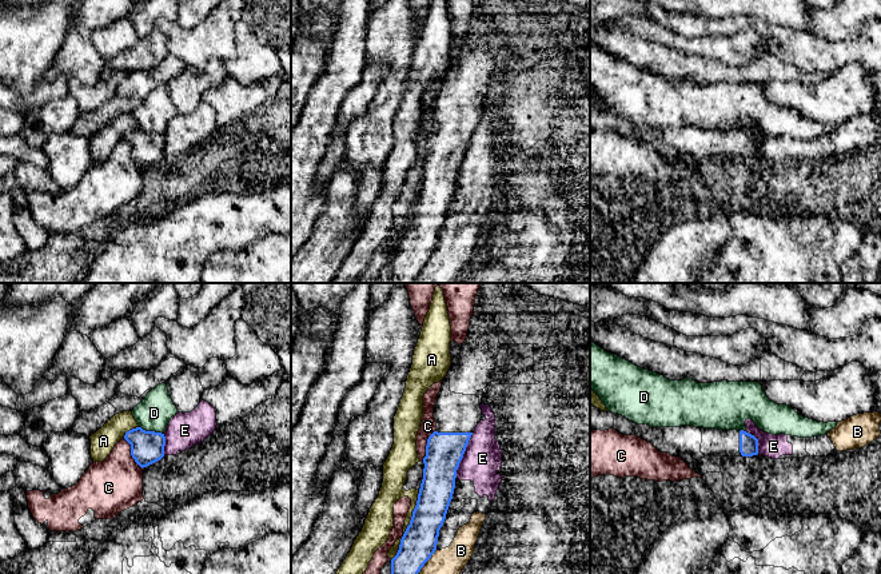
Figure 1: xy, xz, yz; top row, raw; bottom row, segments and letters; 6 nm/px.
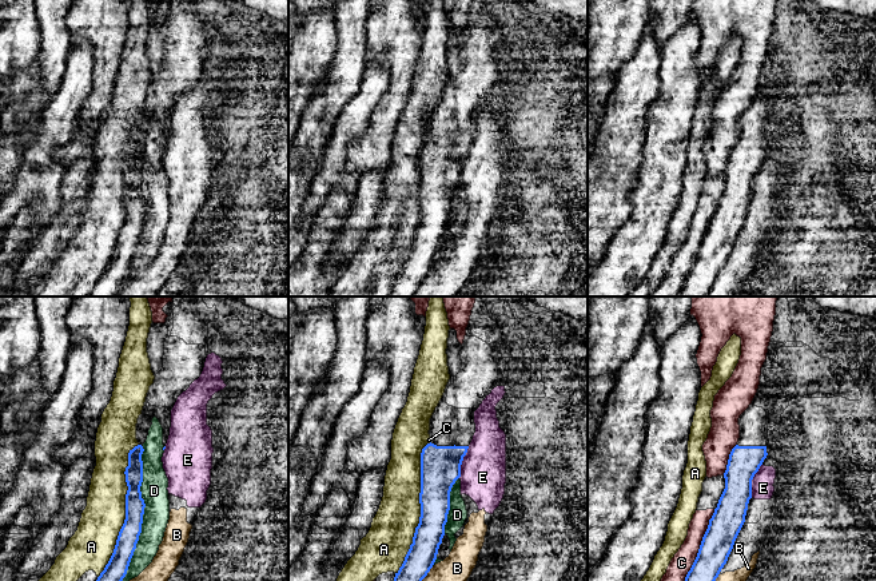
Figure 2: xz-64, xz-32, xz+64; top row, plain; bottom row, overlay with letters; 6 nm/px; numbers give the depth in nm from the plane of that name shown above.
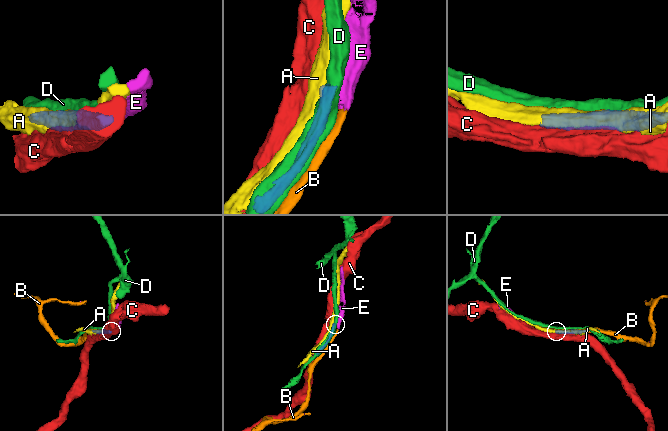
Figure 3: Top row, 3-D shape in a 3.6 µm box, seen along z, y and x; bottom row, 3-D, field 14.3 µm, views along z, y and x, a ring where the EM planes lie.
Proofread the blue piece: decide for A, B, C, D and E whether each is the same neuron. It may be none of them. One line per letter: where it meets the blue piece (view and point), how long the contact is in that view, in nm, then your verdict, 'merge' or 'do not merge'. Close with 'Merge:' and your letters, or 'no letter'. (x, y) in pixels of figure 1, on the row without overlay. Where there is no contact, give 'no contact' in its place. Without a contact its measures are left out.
A: meets blue in xz at (413, 214); contact 280 nm long; do not merge
B: meets blue in xz at (423, 266); contact 240 nm long; do not merge
C: meets blue in xy at (131, 155); contact 220 nm long; do not merge
D: meets blue in xy at (151, 132); contact 160 nm long; do not merge
E: meets blue in xz at (462, 156); contact 300 nm long; do not merge
Merge: no letter

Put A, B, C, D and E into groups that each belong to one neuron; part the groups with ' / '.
A / B E / C / D

